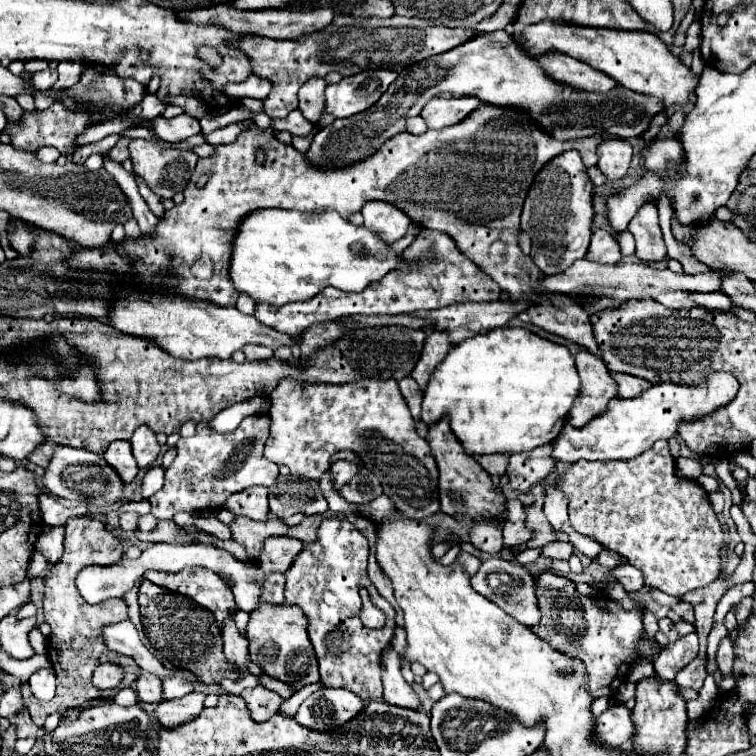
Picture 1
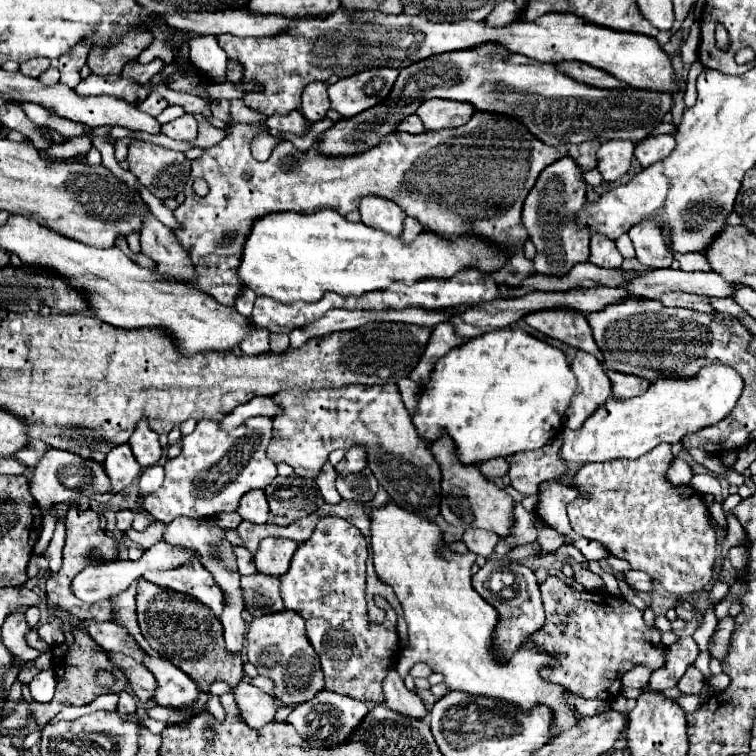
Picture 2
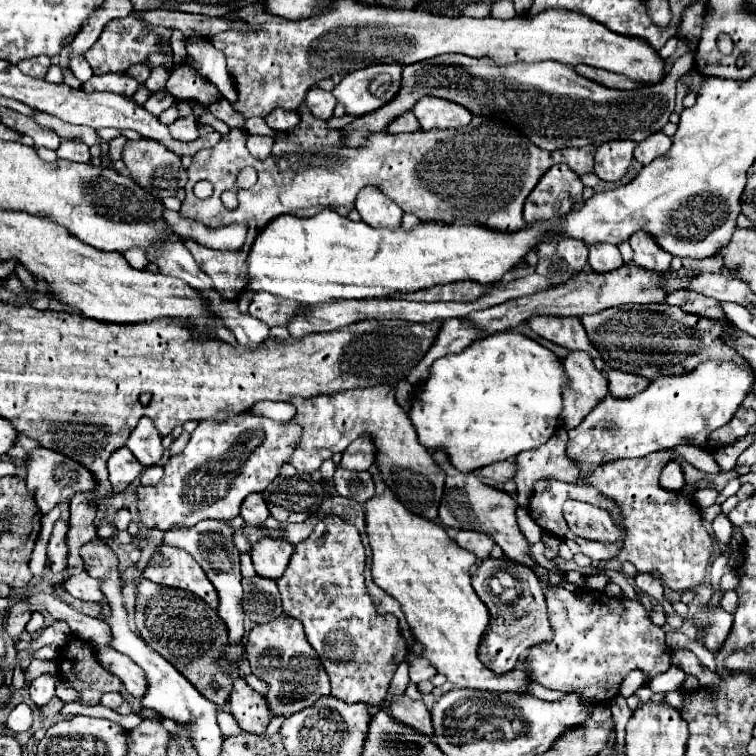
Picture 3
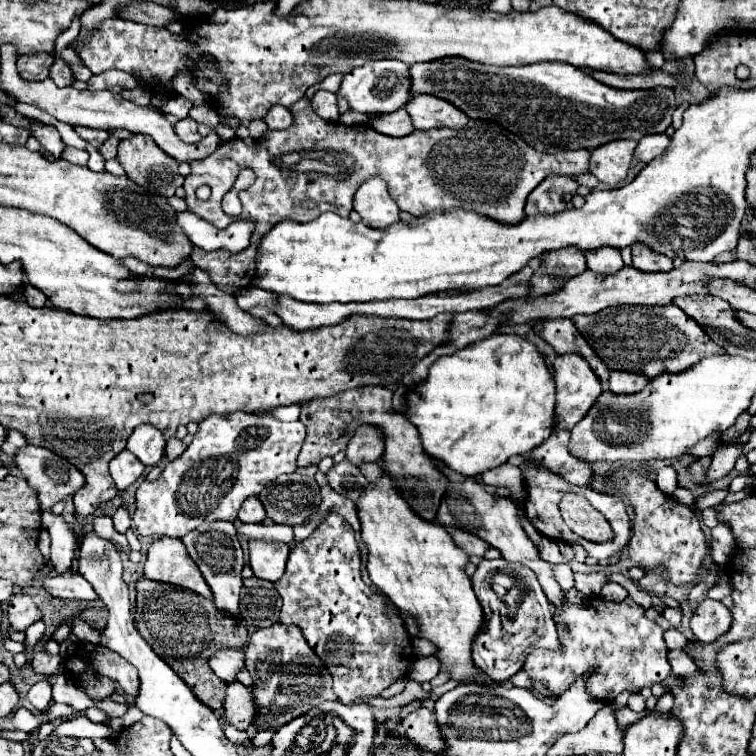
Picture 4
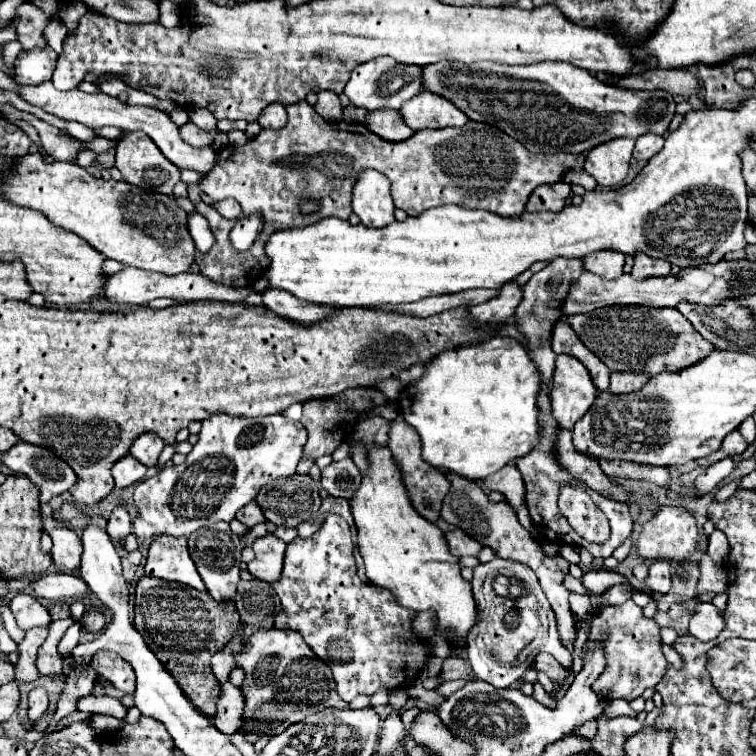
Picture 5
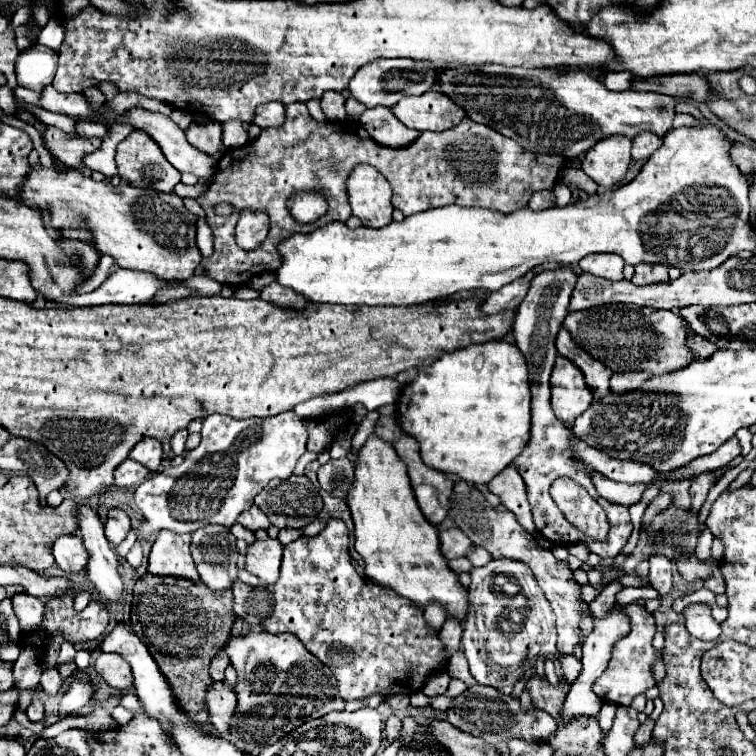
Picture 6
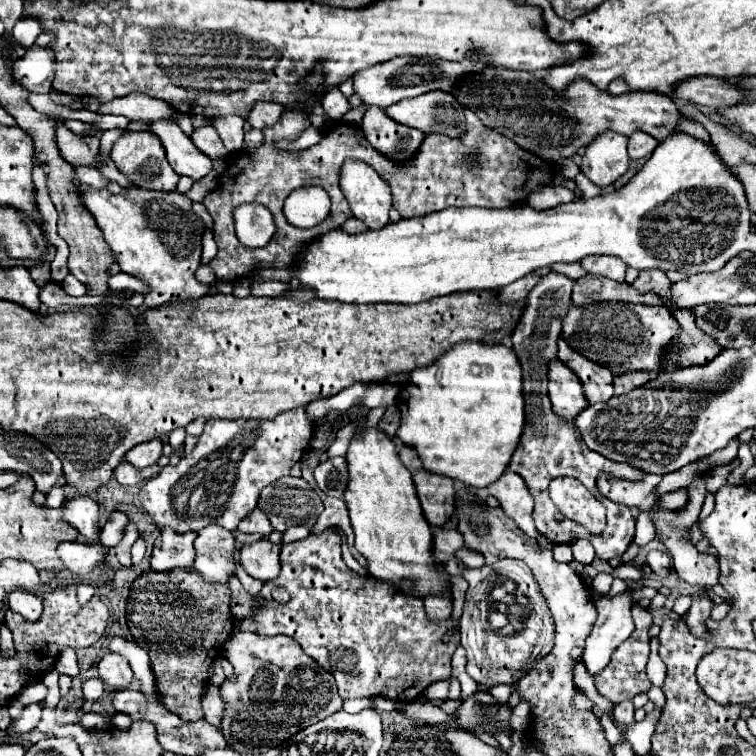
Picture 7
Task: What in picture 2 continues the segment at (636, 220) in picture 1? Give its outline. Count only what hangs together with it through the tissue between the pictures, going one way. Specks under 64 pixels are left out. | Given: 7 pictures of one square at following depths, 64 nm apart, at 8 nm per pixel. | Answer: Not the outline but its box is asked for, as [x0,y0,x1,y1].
[628,220,674,268]

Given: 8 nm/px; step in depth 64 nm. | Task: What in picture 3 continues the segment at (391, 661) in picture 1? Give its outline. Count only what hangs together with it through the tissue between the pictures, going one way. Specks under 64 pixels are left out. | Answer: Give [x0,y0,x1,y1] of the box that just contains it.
[390,694,434,736]

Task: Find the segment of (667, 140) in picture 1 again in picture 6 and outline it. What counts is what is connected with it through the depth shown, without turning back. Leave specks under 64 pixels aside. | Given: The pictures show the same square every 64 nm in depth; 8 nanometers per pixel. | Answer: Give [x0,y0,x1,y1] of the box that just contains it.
[632,132,662,160]

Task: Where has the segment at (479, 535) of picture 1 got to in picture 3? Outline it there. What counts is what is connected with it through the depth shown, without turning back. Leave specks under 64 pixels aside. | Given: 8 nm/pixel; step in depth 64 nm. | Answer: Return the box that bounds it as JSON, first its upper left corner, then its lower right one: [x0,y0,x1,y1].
[454,530,494,560]

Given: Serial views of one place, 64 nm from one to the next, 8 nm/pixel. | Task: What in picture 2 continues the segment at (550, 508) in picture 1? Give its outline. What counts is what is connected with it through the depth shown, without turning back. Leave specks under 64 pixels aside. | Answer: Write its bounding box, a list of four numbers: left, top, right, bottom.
[536,480,579,536]

